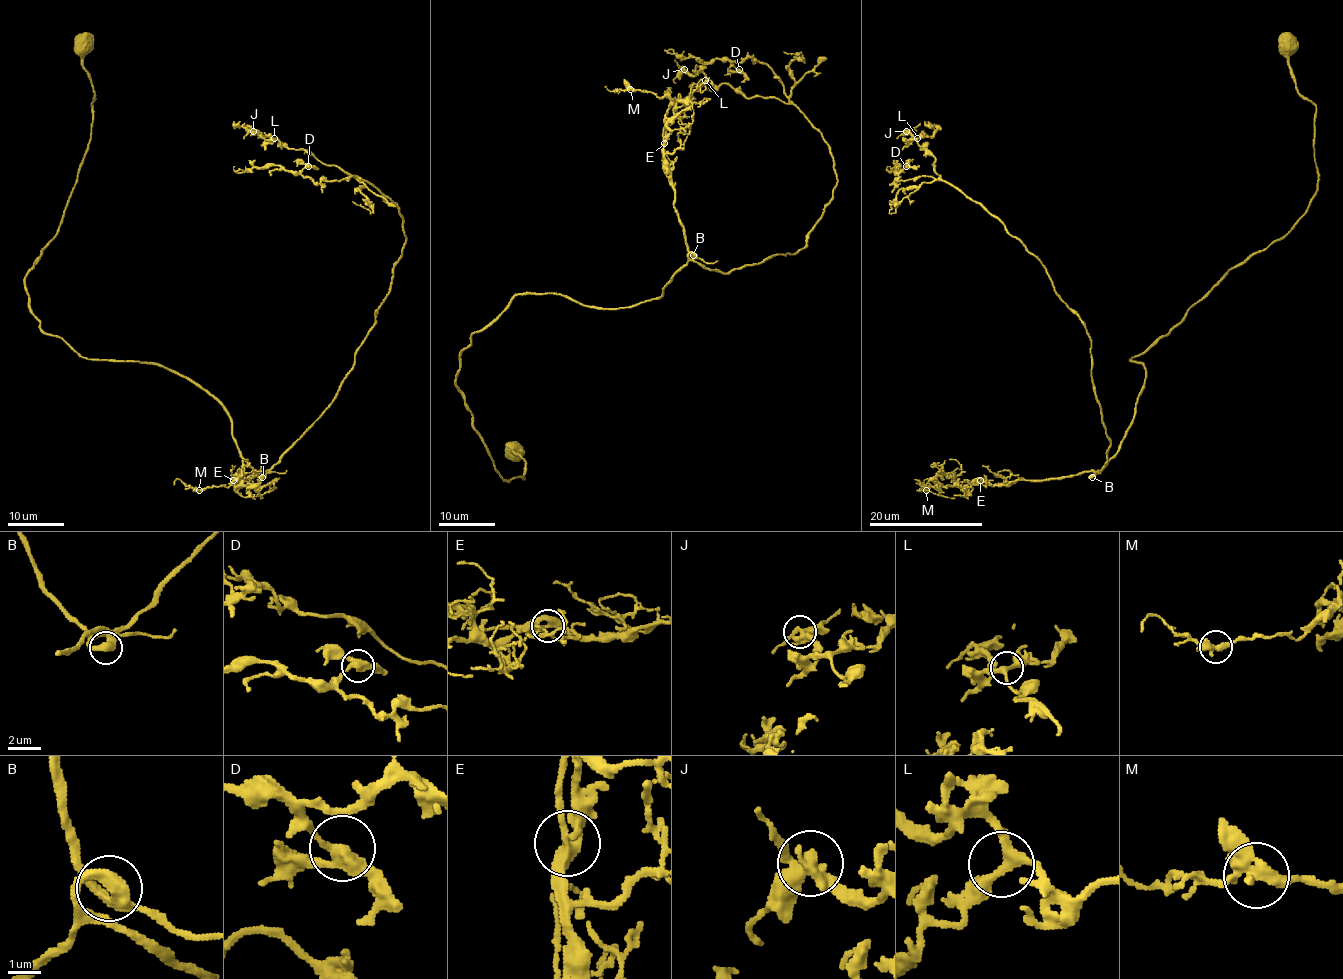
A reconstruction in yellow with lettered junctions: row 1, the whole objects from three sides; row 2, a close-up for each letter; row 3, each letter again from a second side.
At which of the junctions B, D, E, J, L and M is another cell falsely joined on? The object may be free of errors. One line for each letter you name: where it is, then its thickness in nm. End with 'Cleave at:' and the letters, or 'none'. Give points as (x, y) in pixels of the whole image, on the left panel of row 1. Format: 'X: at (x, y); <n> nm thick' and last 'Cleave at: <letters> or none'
Cleave at: none

